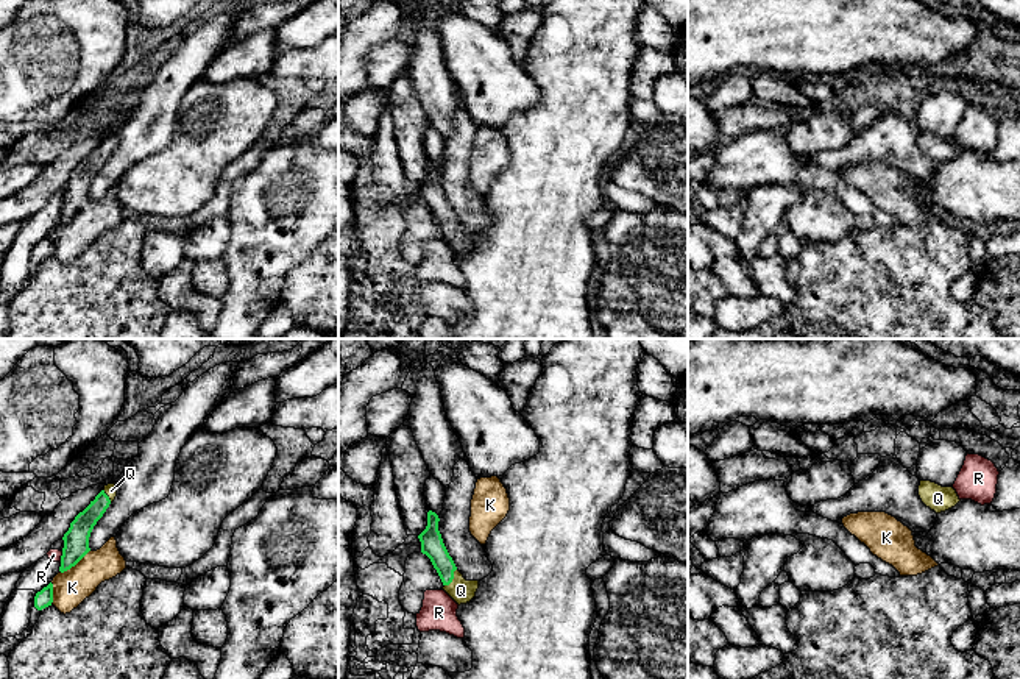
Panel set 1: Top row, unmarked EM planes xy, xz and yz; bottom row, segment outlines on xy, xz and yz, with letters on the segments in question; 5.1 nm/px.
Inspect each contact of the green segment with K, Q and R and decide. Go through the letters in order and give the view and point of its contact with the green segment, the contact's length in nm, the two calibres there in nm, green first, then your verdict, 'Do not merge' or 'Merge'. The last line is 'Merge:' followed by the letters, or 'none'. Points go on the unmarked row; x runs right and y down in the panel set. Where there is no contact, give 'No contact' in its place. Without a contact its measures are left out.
K: Touches green at xy (74, 216). Shared border 200 nm. Thickness 130 nm (green) against 180 nm. Do not merge
Q: Touches green at xz (453, 228). Shared border 110 nm. Thickness 120 nm (green) against 120 nm. Merge
R: Touches green at xy (61, 206). Shared border 60 nm. Thickness 130 nm (green) against 60 nm. Do not merge
Merge: Q

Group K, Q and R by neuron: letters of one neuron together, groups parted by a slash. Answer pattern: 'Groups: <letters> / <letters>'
Groups: K / Q / R

